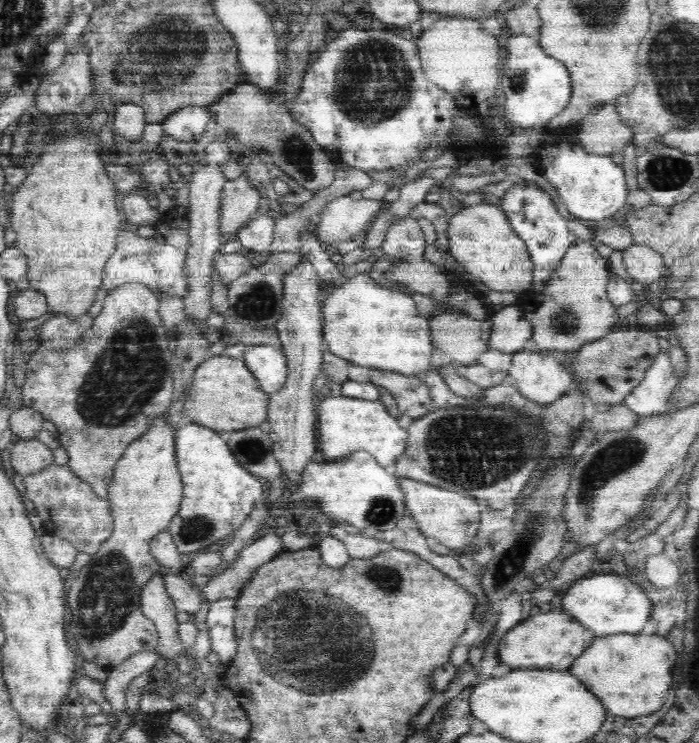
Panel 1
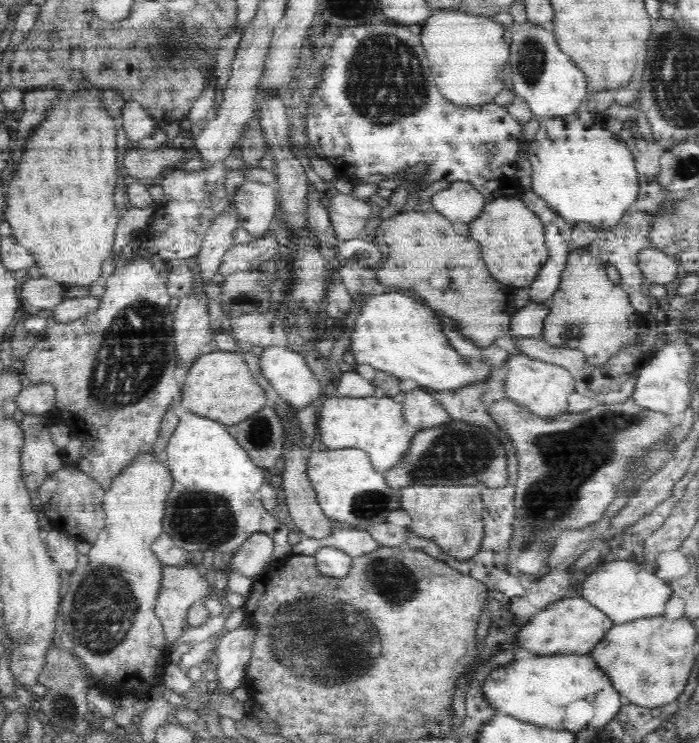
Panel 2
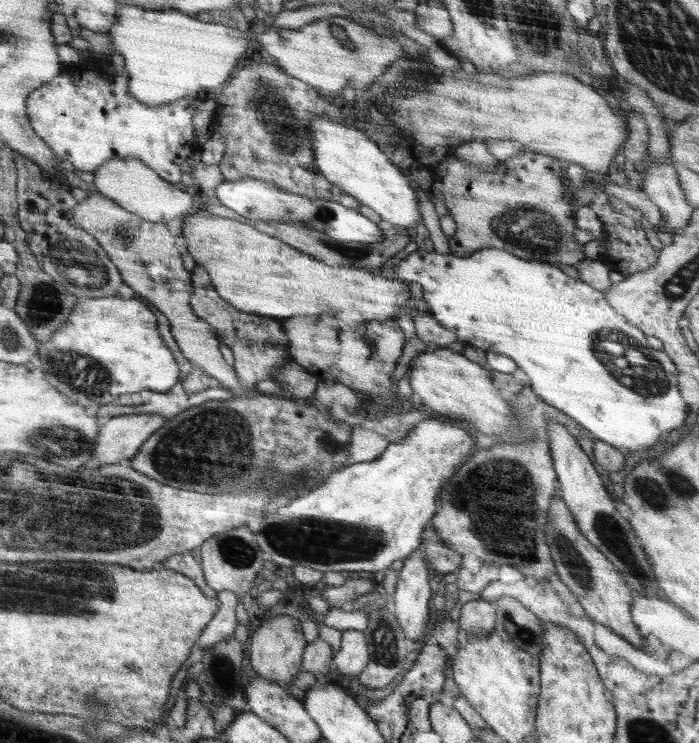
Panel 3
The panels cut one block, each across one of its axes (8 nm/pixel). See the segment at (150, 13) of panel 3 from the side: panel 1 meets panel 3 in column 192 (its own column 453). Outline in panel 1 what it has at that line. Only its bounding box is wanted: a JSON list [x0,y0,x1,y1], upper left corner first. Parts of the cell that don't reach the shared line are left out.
[417,15,502,106]

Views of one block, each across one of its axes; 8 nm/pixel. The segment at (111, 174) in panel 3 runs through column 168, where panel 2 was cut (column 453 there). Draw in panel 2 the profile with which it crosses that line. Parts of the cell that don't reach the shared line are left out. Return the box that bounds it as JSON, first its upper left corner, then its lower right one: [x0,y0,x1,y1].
[428,180,487,224]

